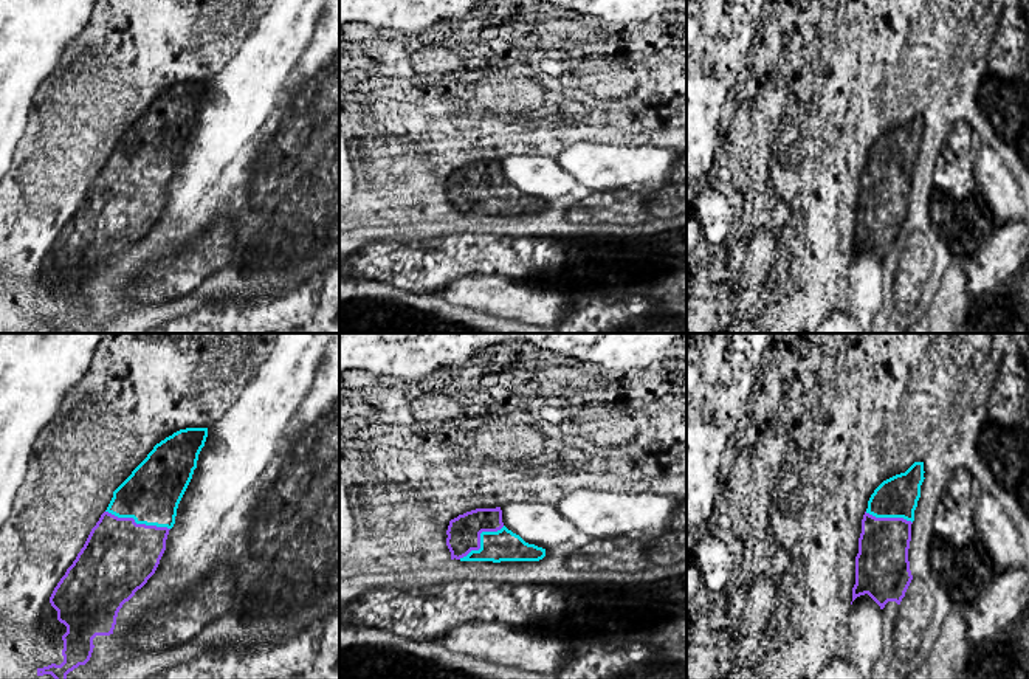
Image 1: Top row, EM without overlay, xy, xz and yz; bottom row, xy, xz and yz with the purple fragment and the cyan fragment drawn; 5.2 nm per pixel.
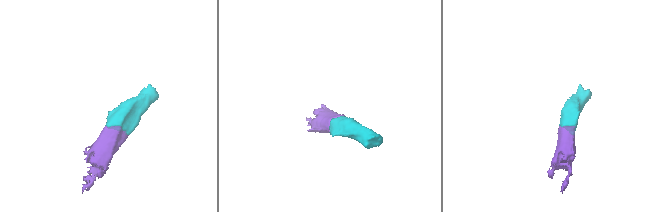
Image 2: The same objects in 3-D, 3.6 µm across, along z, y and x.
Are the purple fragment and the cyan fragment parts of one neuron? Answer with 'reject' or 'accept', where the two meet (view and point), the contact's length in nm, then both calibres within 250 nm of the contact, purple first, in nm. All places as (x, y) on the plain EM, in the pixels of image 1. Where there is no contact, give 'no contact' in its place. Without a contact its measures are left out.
accept | xy (138, 177) | 340 nm | 380/300 nm

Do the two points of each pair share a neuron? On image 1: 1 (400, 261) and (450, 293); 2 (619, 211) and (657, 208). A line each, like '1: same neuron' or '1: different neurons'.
1: different neurons
2: different neurons

